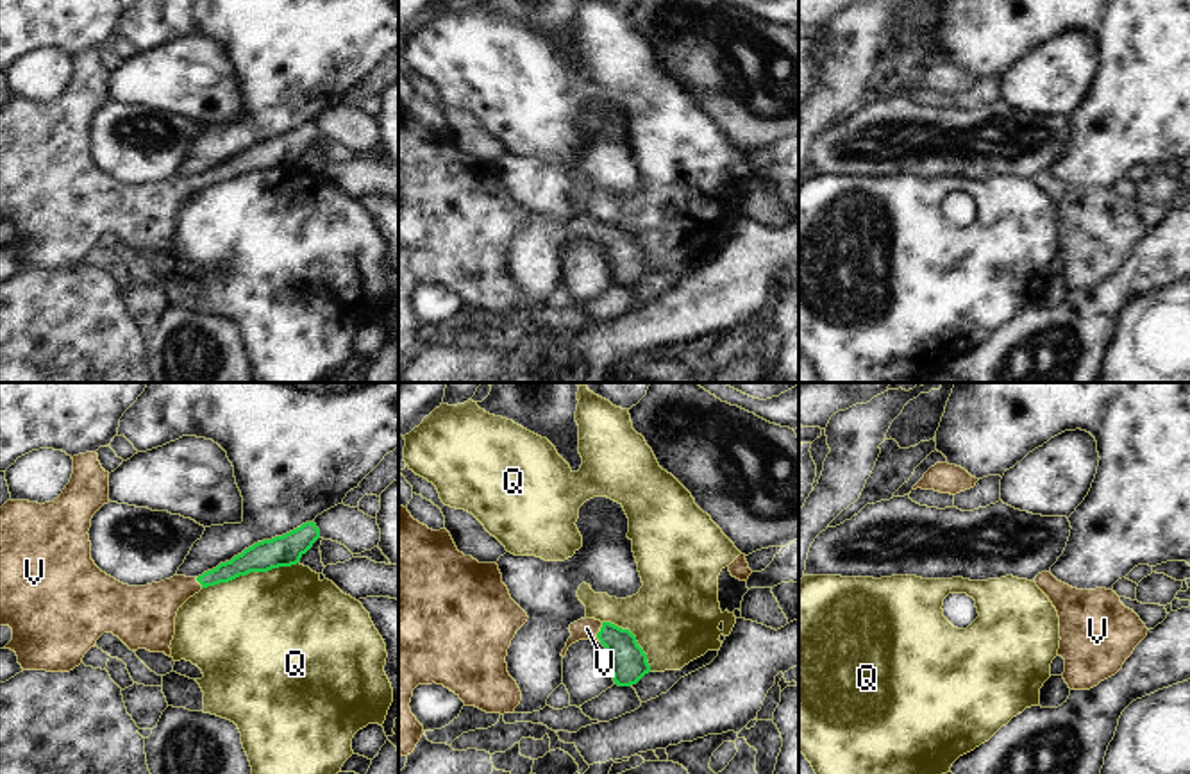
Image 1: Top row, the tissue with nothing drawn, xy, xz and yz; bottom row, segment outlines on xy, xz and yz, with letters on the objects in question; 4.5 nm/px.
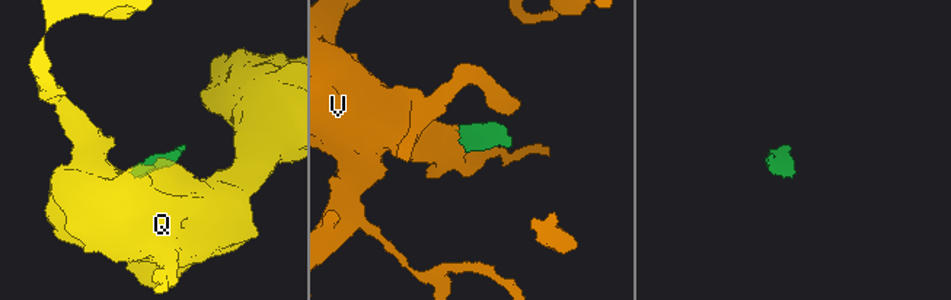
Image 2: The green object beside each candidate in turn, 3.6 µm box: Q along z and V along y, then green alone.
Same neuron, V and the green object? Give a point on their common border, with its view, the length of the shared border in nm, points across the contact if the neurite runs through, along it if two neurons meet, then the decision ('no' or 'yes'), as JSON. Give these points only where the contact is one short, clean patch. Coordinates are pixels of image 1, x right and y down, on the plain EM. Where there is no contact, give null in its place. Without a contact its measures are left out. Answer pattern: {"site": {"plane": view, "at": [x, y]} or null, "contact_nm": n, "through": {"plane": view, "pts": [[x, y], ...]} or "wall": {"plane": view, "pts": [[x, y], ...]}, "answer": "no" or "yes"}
{"site": {"plane": "xz", "at": [599, 231]}, "contact_nm": 90, "through": {"plane": "xz", "pts": [[629, 263], [599, 231], [586, 227]]}, "answer": "yes"}

